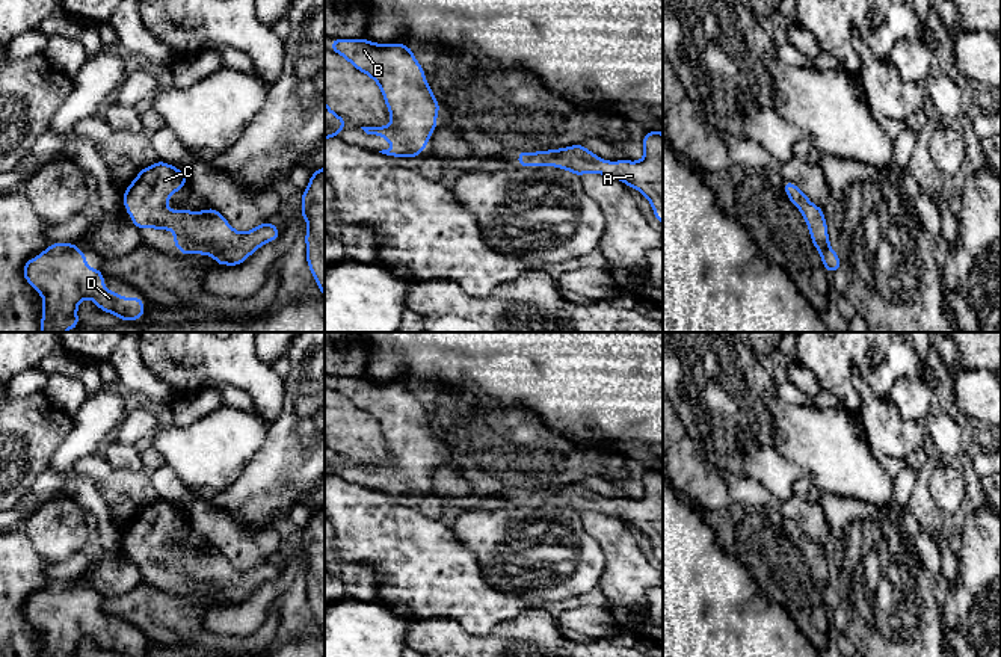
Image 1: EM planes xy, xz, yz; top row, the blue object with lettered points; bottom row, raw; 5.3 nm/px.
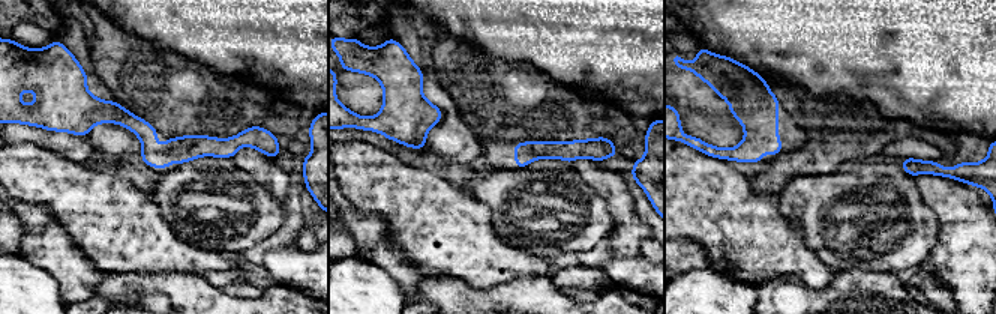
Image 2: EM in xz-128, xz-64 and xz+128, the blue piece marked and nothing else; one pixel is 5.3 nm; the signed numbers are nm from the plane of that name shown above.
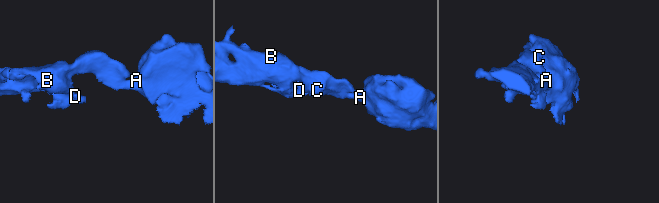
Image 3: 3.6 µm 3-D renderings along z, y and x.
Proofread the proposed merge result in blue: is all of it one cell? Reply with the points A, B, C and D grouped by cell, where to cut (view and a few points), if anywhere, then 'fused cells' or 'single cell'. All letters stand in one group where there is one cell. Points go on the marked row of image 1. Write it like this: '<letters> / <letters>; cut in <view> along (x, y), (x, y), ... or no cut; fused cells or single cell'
A B C D; no cut; single cell

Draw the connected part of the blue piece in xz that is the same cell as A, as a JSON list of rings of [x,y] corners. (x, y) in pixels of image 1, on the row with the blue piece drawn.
[[[646,131],[643,150],[645,156],[640,162],[605,162],[581,143],[553,151],[519,151],[518,168],[525,168],[530,162],[533,168],[556,166],[578,177],[586,172],[595,172],[618,178],[648,198],[655,219],[663,225],[663,133]]]

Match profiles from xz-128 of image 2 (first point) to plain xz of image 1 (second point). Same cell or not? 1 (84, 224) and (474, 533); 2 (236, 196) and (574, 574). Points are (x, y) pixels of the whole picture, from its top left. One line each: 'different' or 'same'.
1: different
2: same

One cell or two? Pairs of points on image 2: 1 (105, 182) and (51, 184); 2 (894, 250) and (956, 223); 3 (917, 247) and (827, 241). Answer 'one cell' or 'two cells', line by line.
1: one cell
2: two cells
3: one cell

